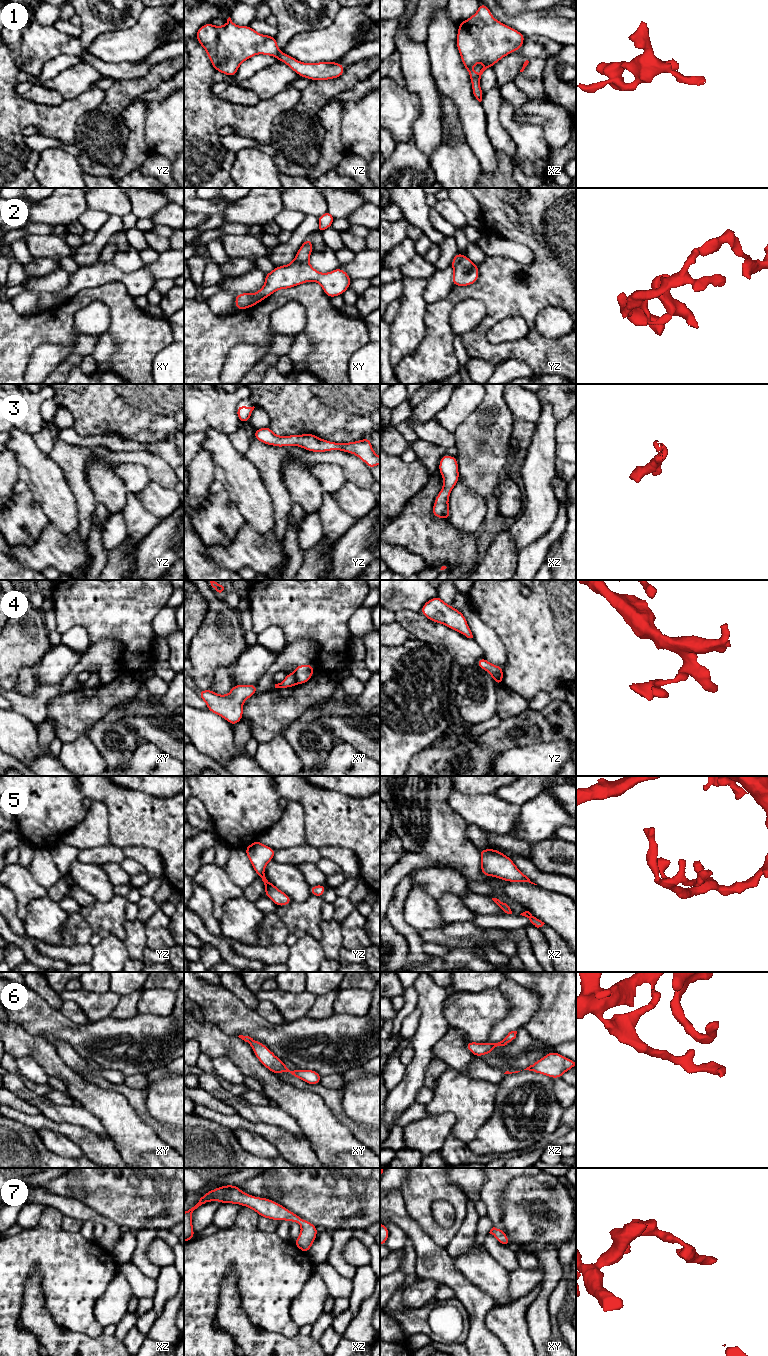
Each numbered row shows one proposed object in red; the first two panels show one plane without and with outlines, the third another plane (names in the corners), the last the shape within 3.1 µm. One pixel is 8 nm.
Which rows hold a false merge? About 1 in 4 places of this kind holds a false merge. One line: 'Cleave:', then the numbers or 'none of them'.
Cleave: 2, 4

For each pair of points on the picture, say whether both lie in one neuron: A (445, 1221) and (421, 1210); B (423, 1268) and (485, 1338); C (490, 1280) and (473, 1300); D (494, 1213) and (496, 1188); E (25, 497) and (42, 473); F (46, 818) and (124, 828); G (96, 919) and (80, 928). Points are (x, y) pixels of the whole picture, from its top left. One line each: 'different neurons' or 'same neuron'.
A: different neurons
B: same neuron
C: different neurons
D: same neuron
E: different neurons
F: same neuron
G: different neurons

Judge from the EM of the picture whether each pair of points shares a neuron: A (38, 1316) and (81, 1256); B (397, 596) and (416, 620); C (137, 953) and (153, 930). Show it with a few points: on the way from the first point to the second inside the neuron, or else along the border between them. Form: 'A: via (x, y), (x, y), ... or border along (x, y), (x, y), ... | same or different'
A: border along (40, 1282), (45, 1308), (58, 1325) | different
B: border along (419, 610), (398, 610), (395, 613) | different
C: border along (145, 923), (147, 937) | different

